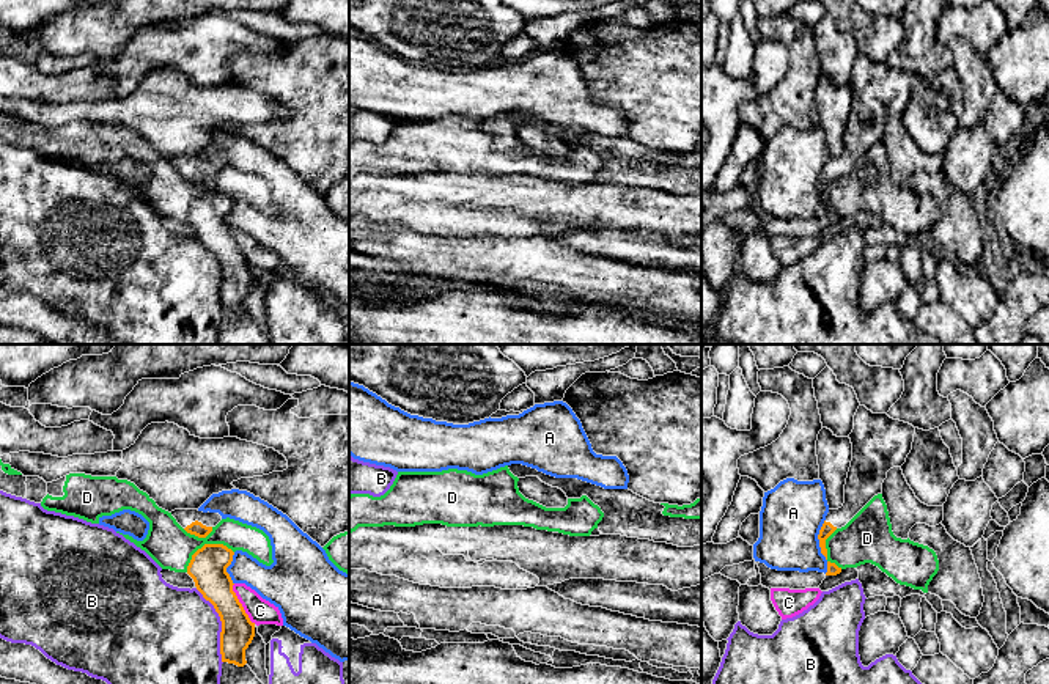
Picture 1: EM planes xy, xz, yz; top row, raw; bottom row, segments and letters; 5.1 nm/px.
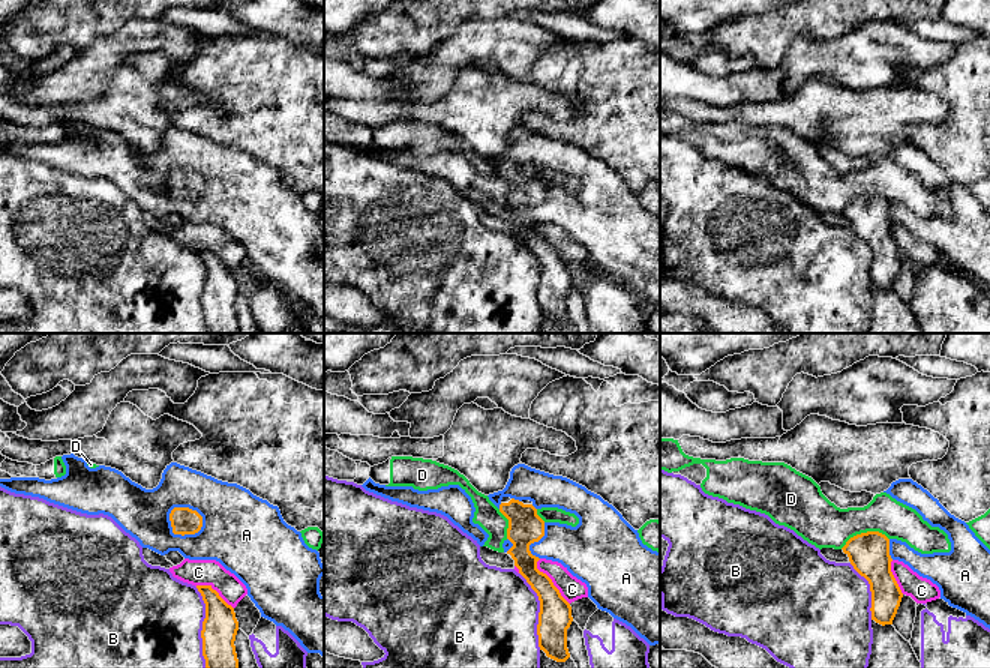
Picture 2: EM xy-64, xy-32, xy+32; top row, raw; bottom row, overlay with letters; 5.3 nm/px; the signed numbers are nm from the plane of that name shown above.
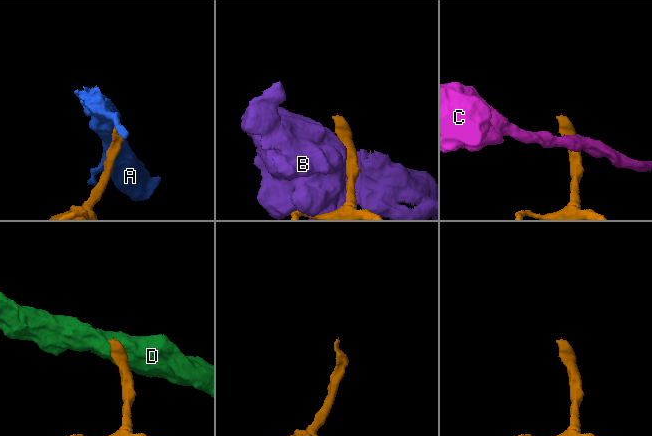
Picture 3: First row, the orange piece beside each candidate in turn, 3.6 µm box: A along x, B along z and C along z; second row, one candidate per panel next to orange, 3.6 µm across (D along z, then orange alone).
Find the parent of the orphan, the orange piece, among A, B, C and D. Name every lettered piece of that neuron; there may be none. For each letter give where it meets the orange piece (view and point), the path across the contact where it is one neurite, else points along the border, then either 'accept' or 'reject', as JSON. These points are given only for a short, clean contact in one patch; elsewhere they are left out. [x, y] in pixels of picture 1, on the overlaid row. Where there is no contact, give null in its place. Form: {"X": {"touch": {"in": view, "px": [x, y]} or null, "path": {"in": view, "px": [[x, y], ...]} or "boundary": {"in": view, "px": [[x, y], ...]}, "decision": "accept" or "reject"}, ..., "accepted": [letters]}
{"A": {"touch": {"in": "yz", "px": [820, 546]}, "boundary": {"in": "yz", "px": [[824, 519], [818, 535], [818, 546], [826, 560], [826, 573]]}, "decision": "reject"}, "B": {"touch": {"in": "xy", "px": [222, 626]}, "decision": "reject"}, "C": {"touch": {"in": "xy", "px": [241, 604]}, "boundary": {"in": "xy", "px": [[233, 584], [238, 601], [255, 623]]}, "decision": "reject"}, "D": {"touch": {"in": "xy", "px": [205, 544]}, "boundary": {"in": "xy", "px": [[233, 551], [222, 544], [203, 544], [192, 555], [186, 571]]}, "decision": "reject"}, "accepted": []}

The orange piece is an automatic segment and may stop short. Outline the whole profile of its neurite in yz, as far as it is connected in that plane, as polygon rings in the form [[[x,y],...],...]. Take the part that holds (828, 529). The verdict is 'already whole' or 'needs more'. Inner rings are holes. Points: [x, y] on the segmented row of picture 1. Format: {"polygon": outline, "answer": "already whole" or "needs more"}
{"polygon": [[[859,406],[854,429],[849,434],[852,461],[845,484],[845,503],[838,509],[829,509],[818,535],[826,560],[826,539],[837,528],[845,527],[874,495],[882,494],[887,472],[906,462],[914,434],[912,425]]], "answer": "needs more"}

